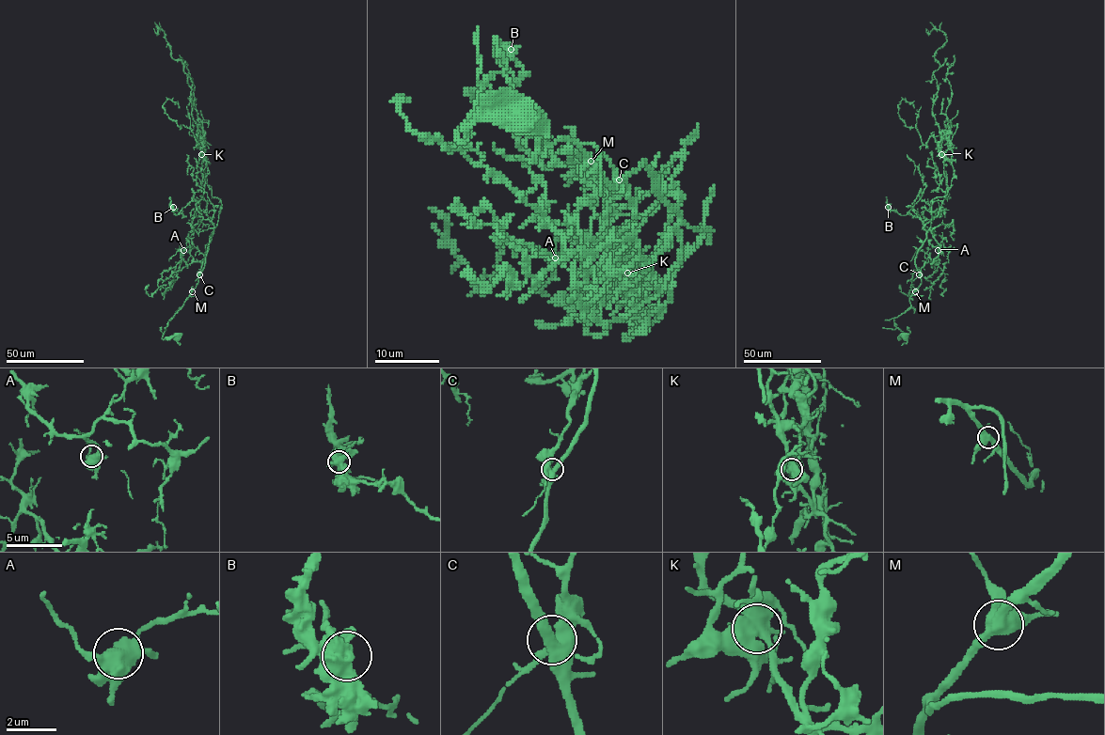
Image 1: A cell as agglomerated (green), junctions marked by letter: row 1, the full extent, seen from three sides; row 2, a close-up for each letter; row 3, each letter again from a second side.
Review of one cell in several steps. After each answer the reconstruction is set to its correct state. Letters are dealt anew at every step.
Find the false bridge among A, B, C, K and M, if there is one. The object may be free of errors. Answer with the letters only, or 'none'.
K

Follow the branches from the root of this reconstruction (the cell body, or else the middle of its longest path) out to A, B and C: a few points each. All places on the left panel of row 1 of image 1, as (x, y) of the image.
A: (178, 336), (162, 338), (167, 321), (181, 308), (198, 282), (214, 230), (204, 254), (193, 244), (183, 250)
B: (178, 336), (162, 338), (167, 321), (198, 282), (213, 225), (194, 213), (194, 195), (177, 215), (173, 207)
C: (178, 336), (162, 338), (167, 321), (196, 287), (199, 274)

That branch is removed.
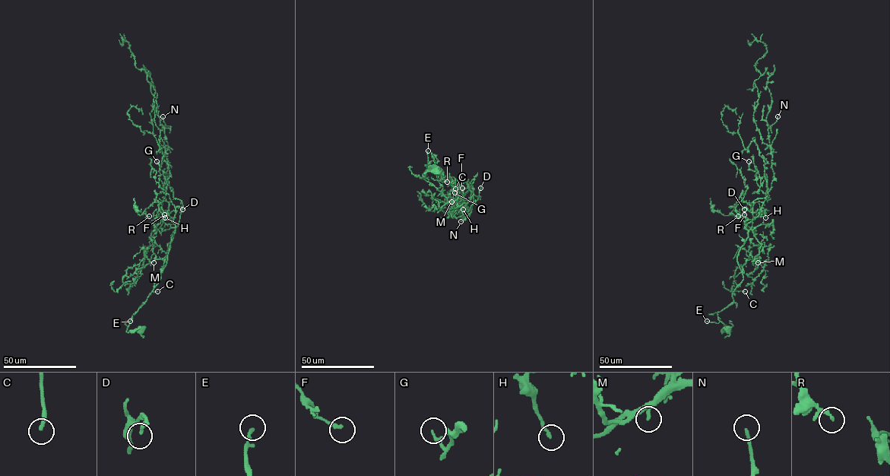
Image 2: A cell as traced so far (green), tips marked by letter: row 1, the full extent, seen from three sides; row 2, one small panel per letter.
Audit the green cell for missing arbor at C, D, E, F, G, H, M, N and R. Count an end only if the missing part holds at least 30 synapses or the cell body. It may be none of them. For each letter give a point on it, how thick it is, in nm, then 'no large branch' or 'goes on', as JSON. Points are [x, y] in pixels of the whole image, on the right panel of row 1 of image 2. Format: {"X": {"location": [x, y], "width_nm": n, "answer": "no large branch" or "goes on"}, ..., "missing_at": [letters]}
{"C": {"location": [745, 291], "width_nm": 240, "answer": "goes on"}, "D": {"location": [744, 209], "width_nm": 200, "answer": "no large branch"}, "E": {"location": [707, 321], "width_nm": 130, "answer": "no large branch"}, "F": {"location": [744, 214], "width_nm": 170, "answer": "no large branch"}, "G": {"location": [749, 161], "width_nm": 180, "answer": "no large branch"}, "H": {"location": [765, 217], "width_nm": 170, "answer": "no large branch"}, "M": {"location": [758, 262], "width_nm": 170, "answer": "no large branch"}, "N": {"location": [777, 116], "width_nm": 170, "answer": "no large branch"}, "R": {"location": [738, 216], "width_nm": 140, "answer": "no large branch"}, "missing_at": ["C"]}

